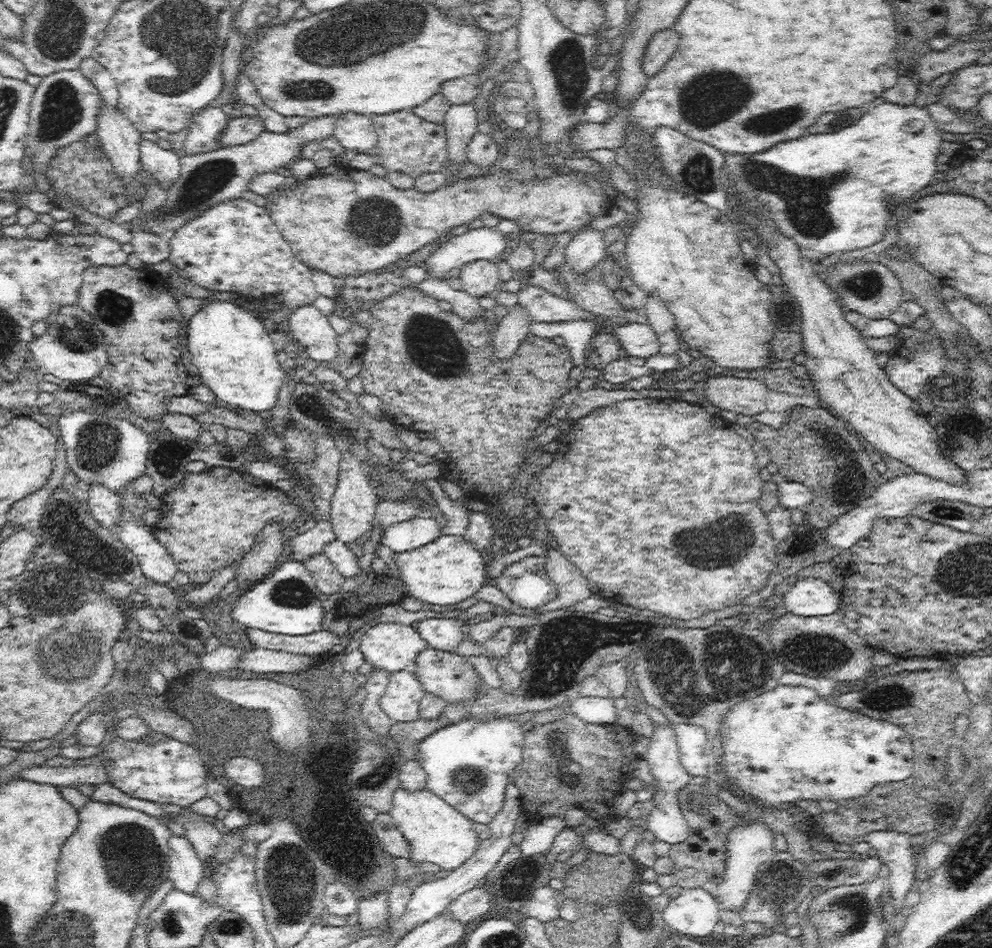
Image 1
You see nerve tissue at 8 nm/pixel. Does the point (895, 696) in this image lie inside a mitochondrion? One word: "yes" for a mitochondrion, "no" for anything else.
yes

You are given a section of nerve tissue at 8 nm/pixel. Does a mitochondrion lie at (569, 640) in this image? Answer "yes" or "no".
yes

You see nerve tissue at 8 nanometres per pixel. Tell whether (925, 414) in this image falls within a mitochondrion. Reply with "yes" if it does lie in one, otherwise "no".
no

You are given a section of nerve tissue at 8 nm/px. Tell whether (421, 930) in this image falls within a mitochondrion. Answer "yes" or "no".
no

